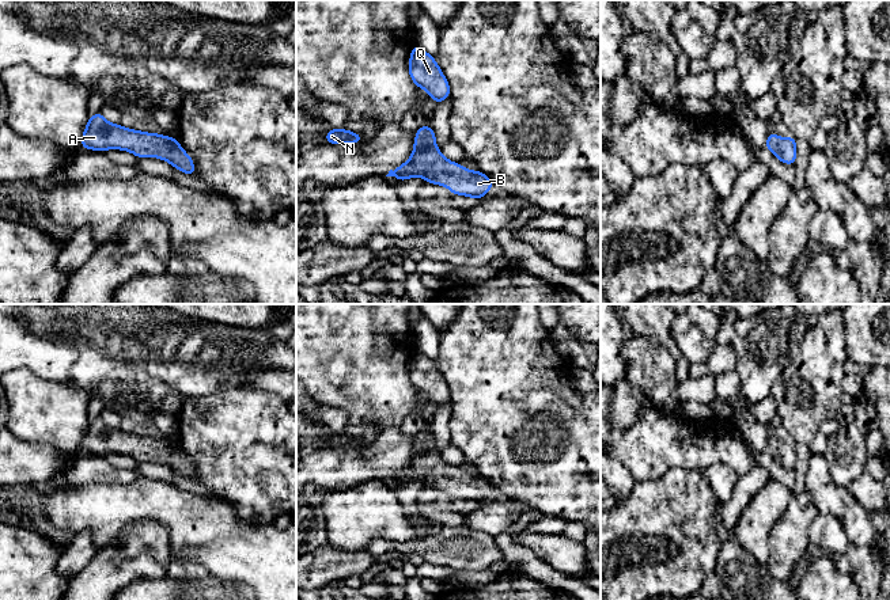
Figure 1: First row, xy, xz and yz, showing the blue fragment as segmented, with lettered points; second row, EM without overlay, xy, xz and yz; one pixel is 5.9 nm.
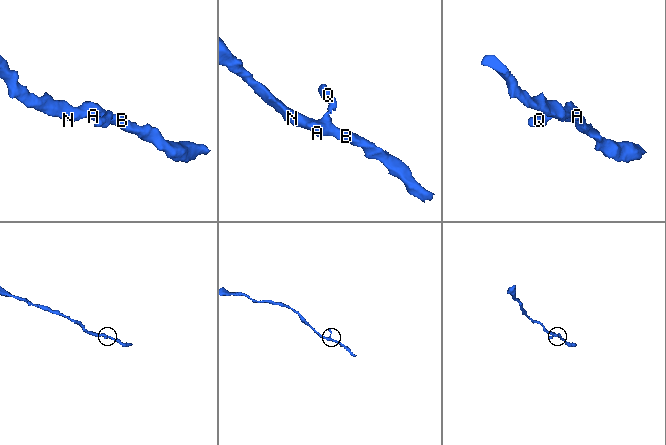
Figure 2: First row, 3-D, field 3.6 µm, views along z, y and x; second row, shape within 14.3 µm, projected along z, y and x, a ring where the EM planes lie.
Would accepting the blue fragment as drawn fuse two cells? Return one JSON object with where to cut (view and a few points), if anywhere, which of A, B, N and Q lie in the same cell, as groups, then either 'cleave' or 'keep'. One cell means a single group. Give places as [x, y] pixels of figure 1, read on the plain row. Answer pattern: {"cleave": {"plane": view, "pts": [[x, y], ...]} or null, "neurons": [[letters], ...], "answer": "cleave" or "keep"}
{"cleave": null, "neurons": [["A", "B", "N", "Q"]], "answer": "keep"}

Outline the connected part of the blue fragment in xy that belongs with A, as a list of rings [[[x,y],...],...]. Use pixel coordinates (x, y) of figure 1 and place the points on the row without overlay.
[[[101,415],[90,419],[82,440],[82,453],[105,456],[110,452],[132,456],[139,463],[154,459],[183,478],[196,478],[192,462],[182,453],[175,441],[130,434],[120,428],[113,429],[103,422]]]

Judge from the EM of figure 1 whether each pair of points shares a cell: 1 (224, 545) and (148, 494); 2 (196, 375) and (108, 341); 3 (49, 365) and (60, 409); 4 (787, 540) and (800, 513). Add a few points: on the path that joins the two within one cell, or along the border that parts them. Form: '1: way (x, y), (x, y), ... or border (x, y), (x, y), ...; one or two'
1: way (205, 528), (199, 527), (188, 516), (167, 505); one
2: way (174, 353), (158, 341), (129, 341); one
3: border (23, 368), (41, 378), (71, 383), (83, 390); two
4: way (791, 534), (795, 520); one

